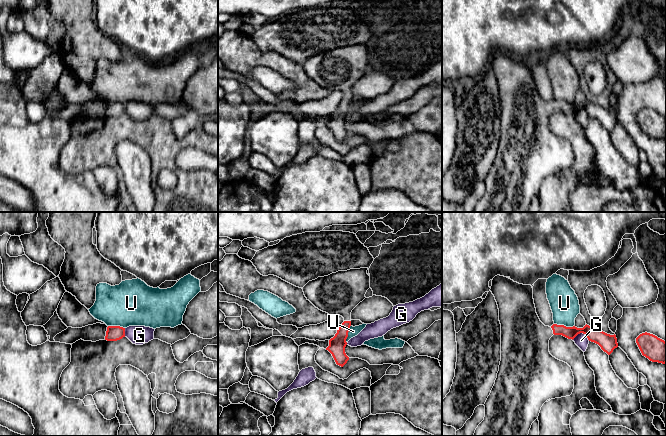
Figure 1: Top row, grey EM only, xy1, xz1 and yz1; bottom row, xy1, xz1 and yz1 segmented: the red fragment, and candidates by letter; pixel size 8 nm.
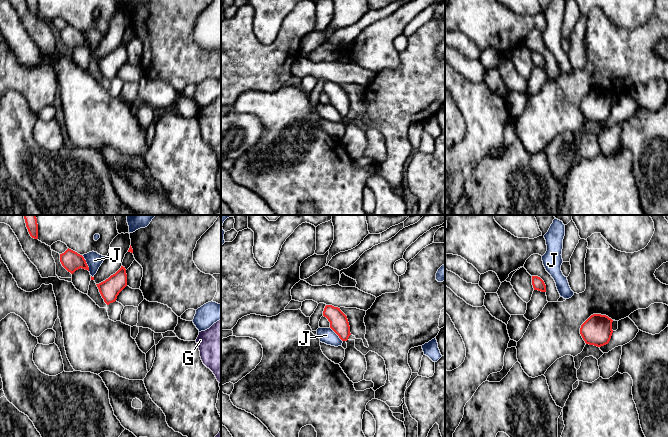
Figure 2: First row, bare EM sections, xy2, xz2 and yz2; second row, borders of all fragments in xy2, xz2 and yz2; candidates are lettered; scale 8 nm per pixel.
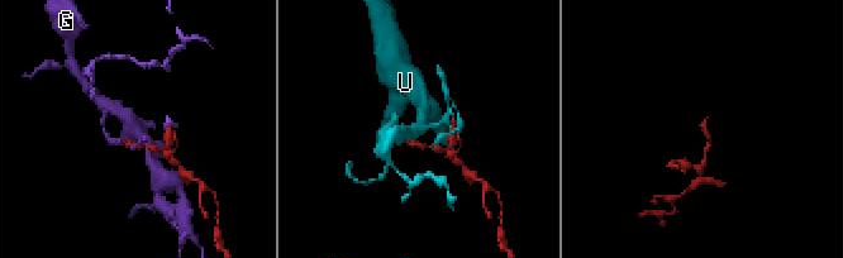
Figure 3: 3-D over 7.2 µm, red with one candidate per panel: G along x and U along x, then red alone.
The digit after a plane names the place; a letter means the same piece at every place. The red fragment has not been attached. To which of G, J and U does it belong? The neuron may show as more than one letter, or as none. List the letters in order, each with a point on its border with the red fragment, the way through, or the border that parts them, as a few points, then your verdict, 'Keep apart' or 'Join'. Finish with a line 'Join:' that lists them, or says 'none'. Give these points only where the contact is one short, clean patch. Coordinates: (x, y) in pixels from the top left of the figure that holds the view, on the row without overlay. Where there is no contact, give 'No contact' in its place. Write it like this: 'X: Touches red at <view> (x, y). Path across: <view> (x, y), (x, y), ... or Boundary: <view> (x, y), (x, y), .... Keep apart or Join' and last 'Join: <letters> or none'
G: Touches red at yz1 (581, 108). Boundary: yz1 (572, 115), (578, 110), (583, 109), (589, 116). Keep apart
J: Touches red at xy2 (86, 39). Keep apart
U: Touches red at yz1 (563, 101). Keep apart
Join: none

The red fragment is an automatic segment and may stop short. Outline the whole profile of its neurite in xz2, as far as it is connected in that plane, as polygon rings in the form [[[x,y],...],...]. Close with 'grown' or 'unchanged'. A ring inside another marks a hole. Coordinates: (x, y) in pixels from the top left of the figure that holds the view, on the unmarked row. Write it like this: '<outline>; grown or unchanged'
[[[326,81],[323,92],[330,98],[330,104],[339,112],[342,117],[347,117],[350,109],[350,102],[347,92],[338,83]]]; unchanged

